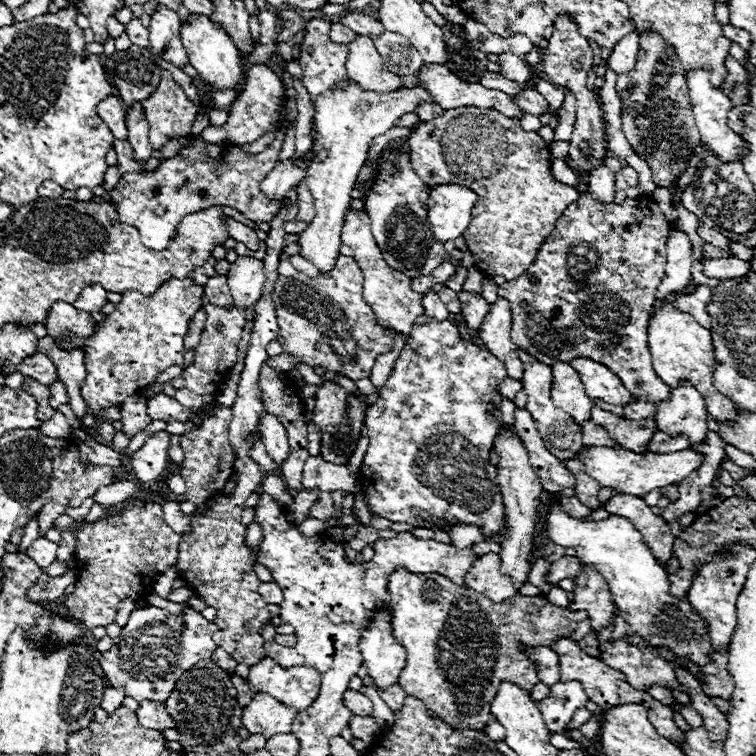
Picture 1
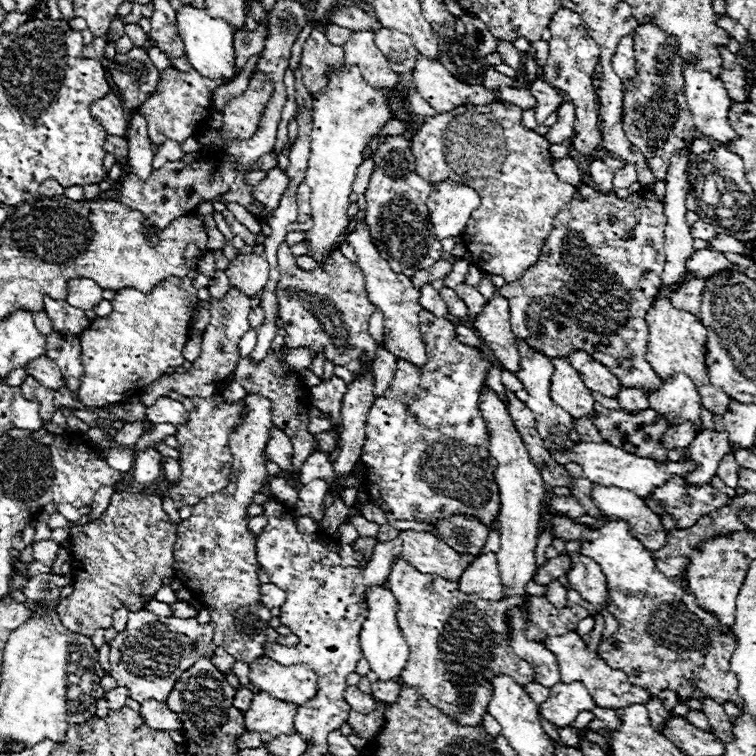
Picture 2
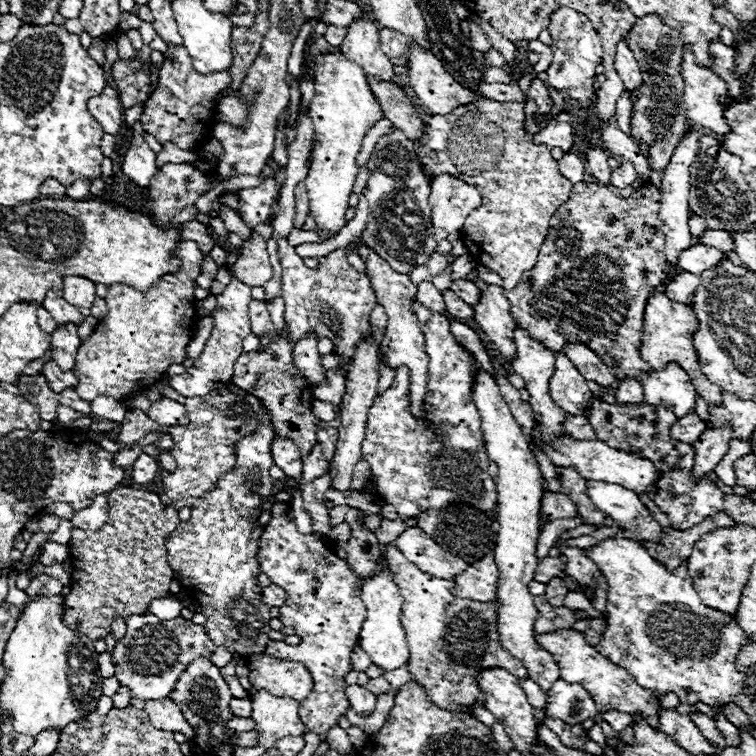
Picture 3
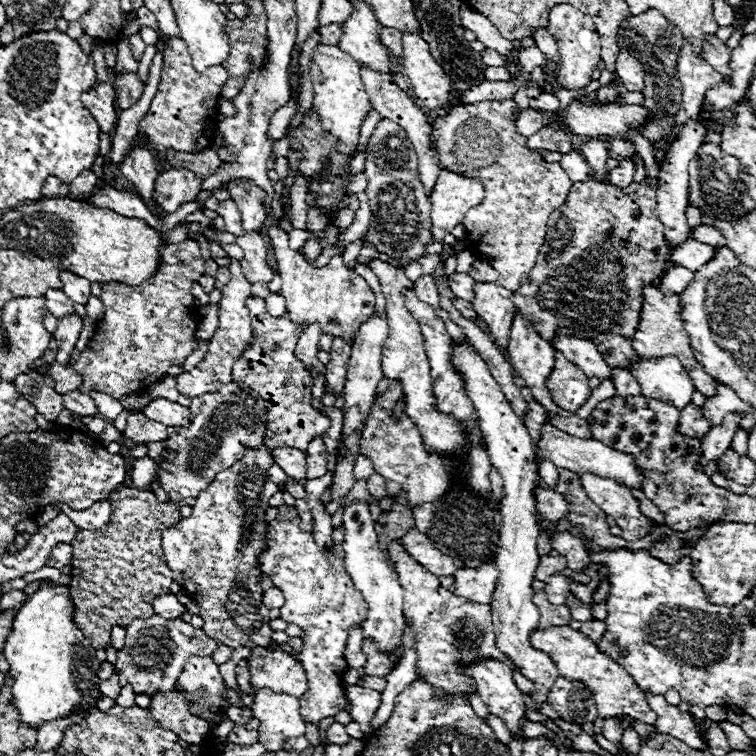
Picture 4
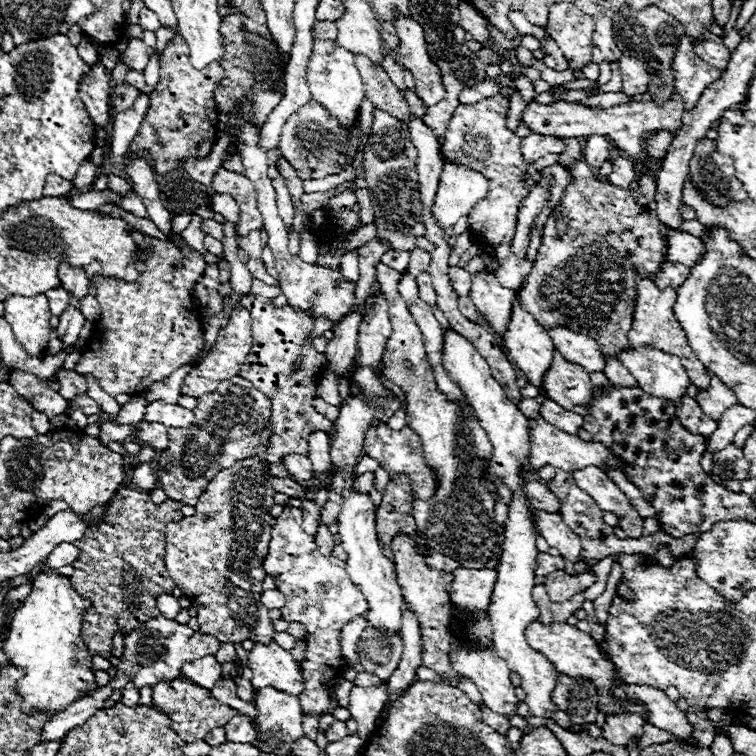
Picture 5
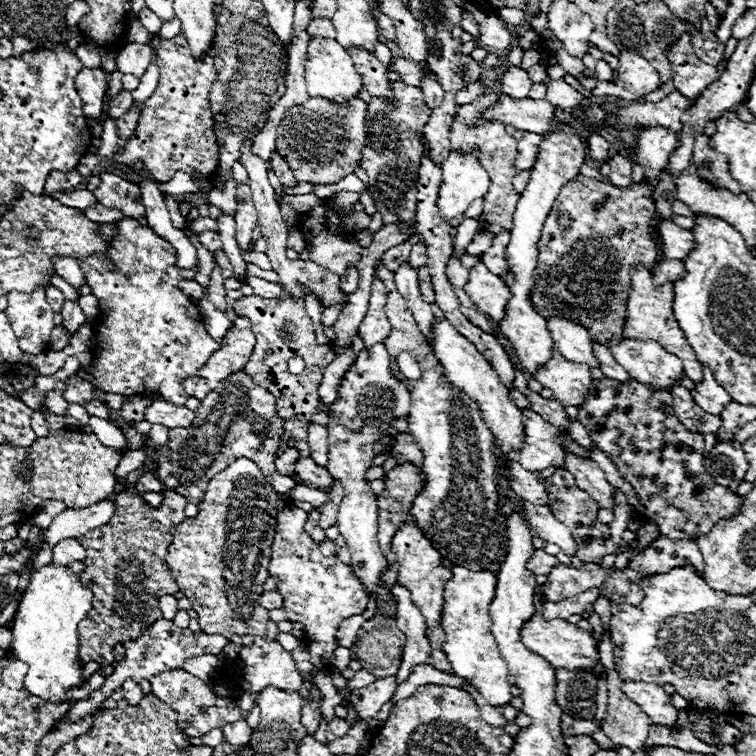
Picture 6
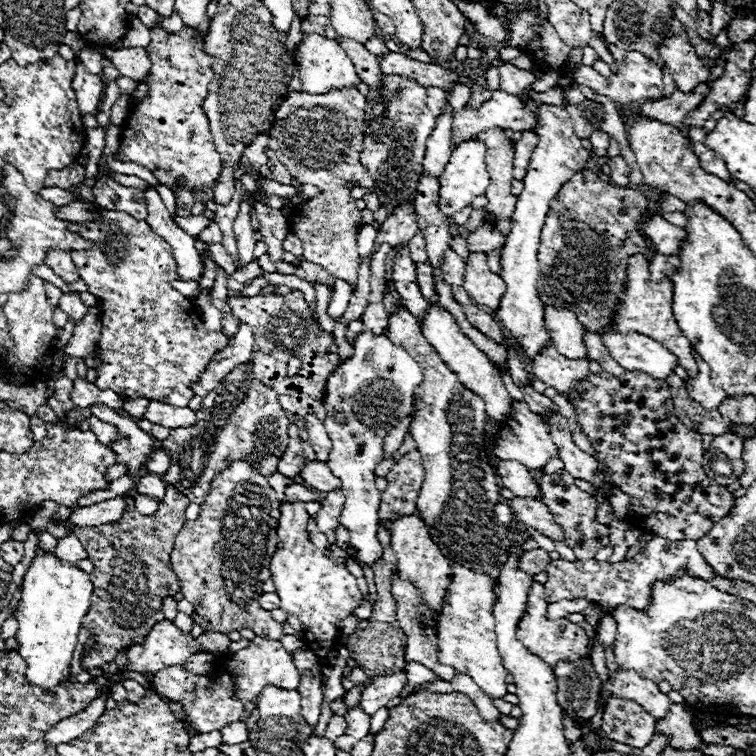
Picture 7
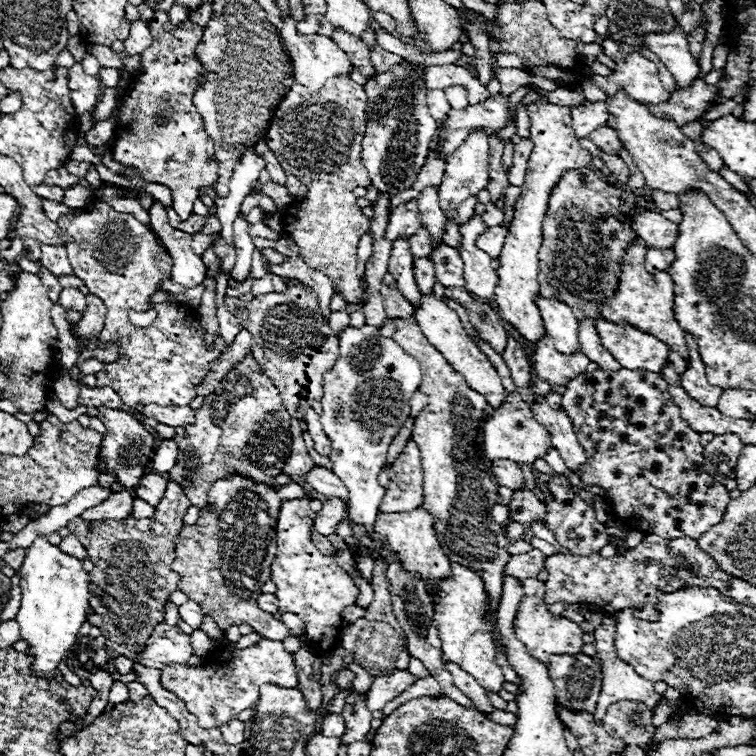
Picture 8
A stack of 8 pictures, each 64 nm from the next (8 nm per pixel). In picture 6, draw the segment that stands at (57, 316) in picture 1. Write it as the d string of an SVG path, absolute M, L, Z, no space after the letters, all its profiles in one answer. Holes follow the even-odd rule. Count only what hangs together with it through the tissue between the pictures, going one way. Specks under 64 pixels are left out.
M48 286L48 288L46 288L46 298L48 298L48 304L52 306L52 310L54 310L54 312L60 312L62 302L64 302L64 294L62 294L58 288Z

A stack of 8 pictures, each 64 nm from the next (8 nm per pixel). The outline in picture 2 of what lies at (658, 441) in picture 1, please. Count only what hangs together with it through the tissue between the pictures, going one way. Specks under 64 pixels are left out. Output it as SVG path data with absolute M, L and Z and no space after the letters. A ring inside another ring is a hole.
M682 422L680 426L672 426L664 432L662 444L666 448L684 448L696 438L696 428L692 422Z

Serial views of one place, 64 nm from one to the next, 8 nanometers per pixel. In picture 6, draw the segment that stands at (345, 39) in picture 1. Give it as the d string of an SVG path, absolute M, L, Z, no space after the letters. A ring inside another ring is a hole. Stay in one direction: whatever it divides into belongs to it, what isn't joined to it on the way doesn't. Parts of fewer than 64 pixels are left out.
M312 18L312 22L308 24L308 34L320 38L336 38L336 30L328 18Z

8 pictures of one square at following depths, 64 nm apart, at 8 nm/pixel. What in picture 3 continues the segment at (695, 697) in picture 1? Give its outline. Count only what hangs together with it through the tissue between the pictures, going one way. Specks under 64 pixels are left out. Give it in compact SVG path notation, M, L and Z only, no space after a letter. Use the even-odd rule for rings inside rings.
M722 712L716 716L716 726L718 726L718 730L724 734L724 738L726 738L726 742L728 742L730 746L738 746L738 744L740 744L740 730L738 730L732 722L728 722Z

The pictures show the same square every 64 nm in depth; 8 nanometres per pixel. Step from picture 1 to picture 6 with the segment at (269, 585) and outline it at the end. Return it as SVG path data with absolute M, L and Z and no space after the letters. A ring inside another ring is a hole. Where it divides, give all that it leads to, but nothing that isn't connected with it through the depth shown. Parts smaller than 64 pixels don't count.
M262 592L262 596L260 596L260 604L262 604L266 610L282 608L282 602L284 602L284 598L282 598L278 592Z

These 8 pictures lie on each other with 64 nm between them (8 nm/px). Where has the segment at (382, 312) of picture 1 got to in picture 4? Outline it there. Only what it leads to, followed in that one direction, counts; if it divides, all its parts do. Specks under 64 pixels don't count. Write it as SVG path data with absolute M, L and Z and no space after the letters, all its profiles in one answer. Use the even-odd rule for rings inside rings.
M372 260L370 268L382 284L382 292L386 296L388 326L390 326L390 336L382 348L384 376L390 380L398 380L402 384L404 394L406 394L406 414L420 430L426 450L440 452L442 456L450 456L450 458L454 458L458 454L466 454L468 444L466 444L466 432L462 430L462 424L456 418L452 418L450 414L440 414L436 410L436 396L432 390L434 380L430 376L430 364L428 364L428 358L424 354L424 338L422 338L418 322L412 318L412 314L404 306L404 296L400 292L404 286L410 286L412 282L404 276L402 270L394 268L382 260Z

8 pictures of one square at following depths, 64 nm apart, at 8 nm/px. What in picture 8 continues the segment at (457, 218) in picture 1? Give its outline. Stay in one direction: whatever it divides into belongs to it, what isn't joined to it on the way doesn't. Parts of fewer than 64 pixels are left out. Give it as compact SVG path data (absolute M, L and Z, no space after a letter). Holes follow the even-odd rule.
M476 130L472 132L448 158L446 158L446 168L444 168L444 178L440 184L440 208L442 210L456 210L458 204L462 204L468 196L476 196L480 190L484 190L490 182L488 178L488 136L492 132L486 130Z

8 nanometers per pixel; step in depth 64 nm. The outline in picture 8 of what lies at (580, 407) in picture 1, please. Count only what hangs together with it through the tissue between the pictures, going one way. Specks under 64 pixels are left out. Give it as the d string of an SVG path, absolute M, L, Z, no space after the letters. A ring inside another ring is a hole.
M544 336L536 344L532 360L534 360L536 376L548 380L552 386L562 386L572 378L584 374L586 366L590 364L588 356L580 350L576 350L576 354L558 352L548 336Z

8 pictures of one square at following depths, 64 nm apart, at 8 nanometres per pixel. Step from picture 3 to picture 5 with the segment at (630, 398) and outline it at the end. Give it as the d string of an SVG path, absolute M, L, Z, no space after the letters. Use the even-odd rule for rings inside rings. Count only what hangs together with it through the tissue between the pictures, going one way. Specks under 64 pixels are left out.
M604 356L604 360L606 360L604 374L606 374L606 378L608 378L614 386L620 386L620 388L634 388L634 386L638 386L638 382L634 380L634 376L632 376L624 366L620 366L620 362L618 362L616 358Z

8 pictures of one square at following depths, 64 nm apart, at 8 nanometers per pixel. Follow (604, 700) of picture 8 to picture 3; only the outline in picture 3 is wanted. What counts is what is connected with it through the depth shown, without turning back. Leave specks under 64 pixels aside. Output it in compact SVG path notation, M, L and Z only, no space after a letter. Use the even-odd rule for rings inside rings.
M660 704L660 724L656 730L672 736L690 754L714 754L714 746L700 734L690 716L676 708L664 708Z

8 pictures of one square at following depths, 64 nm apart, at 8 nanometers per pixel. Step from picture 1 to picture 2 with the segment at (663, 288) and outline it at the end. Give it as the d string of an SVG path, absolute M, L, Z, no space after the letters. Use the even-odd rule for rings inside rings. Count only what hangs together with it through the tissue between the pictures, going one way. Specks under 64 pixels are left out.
M690 148L682 150L676 158L672 158L672 162L668 166L668 178L664 180L666 182L666 194L664 194L664 200L662 200L662 204L664 204L664 216L666 216L666 226L664 226L666 264L664 264L664 272L662 272L664 288L674 288L676 284L680 284L684 280L684 276L688 274L688 270L684 268L684 262L694 252L694 246L692 246L694 240L692 240L690 228L686 224L686 196L688 196L688 190L690 190L688 174L686 174L688 160L690 160Z

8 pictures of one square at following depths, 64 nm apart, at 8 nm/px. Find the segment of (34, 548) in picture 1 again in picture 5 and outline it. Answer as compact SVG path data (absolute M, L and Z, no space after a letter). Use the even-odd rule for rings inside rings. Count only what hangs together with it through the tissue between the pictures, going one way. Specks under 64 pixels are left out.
M62 542L60 546L56 546L56 550L52 550L46 566L48 568L62 568L66 564L72 564L78 556L80 556L80 548L76 548L70 542Z

